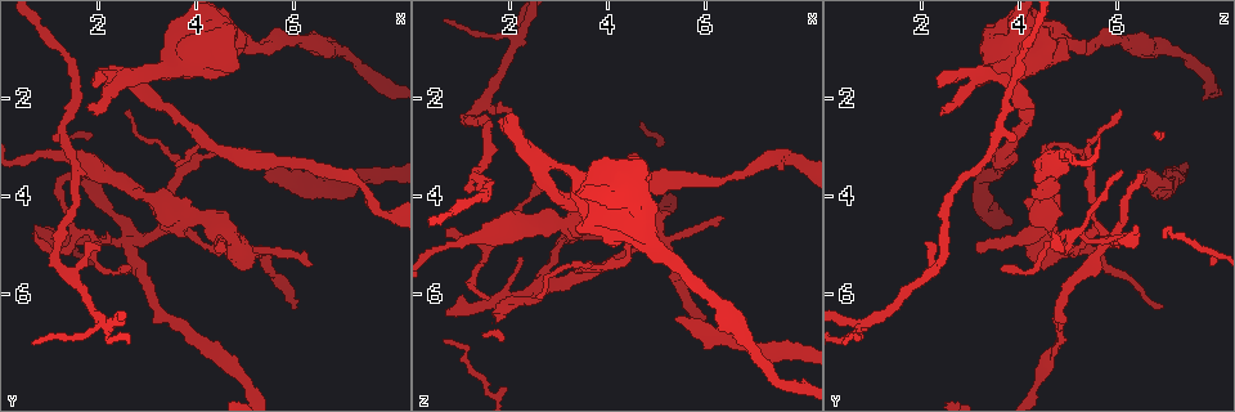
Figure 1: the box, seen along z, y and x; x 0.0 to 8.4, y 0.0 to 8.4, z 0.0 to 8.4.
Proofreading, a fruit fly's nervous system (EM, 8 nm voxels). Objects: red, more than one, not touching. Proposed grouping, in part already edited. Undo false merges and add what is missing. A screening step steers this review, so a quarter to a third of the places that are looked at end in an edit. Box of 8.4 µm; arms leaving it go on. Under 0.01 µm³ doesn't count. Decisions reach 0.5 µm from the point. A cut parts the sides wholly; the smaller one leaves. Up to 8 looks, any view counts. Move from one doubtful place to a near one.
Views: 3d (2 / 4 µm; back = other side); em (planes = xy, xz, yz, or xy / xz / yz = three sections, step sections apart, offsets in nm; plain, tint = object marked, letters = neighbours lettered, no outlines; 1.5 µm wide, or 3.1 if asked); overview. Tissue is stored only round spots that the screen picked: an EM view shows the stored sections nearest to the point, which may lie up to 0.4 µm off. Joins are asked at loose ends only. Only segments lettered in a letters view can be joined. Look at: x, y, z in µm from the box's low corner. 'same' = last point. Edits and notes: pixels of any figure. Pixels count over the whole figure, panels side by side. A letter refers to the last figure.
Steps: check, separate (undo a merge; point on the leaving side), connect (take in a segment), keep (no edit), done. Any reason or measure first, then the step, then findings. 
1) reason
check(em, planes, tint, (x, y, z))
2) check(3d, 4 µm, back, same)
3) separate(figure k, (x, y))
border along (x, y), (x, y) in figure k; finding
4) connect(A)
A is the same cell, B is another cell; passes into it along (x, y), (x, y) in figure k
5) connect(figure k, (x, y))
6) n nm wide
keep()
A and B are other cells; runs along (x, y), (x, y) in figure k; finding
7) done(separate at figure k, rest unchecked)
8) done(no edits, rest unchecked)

abrupt turn
check(em, planes, letters, (4.35, 3.00, 5.00))

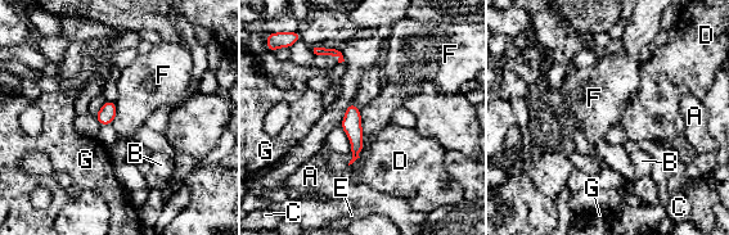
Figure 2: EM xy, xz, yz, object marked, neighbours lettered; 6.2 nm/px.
keep()
A, B, C, D, E, F and G are other cells; border along (359, 112), (364, 132) in figure 2; all the same neuron

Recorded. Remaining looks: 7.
four or more arms meet
check(3d, 4 µm, (2.80, 1.55, 3.30))

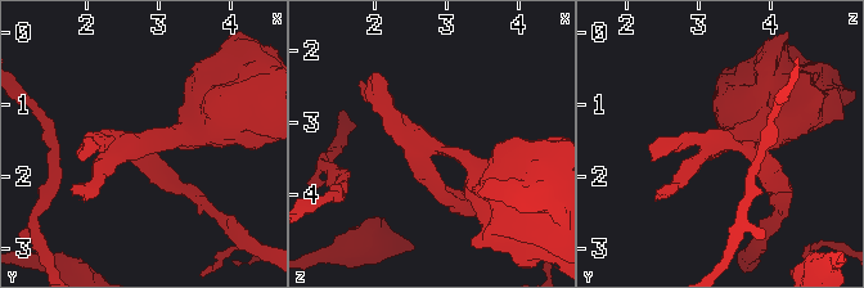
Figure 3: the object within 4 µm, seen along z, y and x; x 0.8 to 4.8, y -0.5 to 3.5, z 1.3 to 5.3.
4 arms; shape alone is not enough
check(em, xz, step 4, tint, (2.80, 1.60, 3.35))

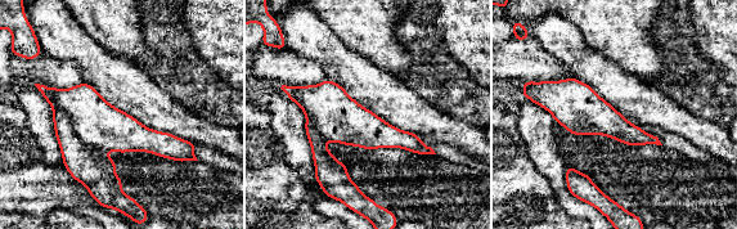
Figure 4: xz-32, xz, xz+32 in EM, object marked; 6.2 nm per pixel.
check(em, yz, step 4, letters, same)

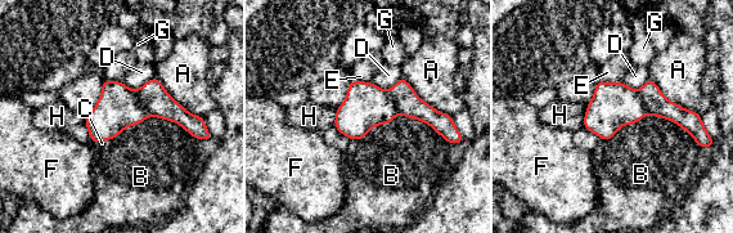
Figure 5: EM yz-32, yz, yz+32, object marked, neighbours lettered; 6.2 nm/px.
separate(figure 5, (158, 103))
A, B, C, D, E, F, G and H are other cells; the part that leaves runs along (650, 83), (650, 92), (701, 142) in figure 5; two neurons meet here

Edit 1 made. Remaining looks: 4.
check(overview)

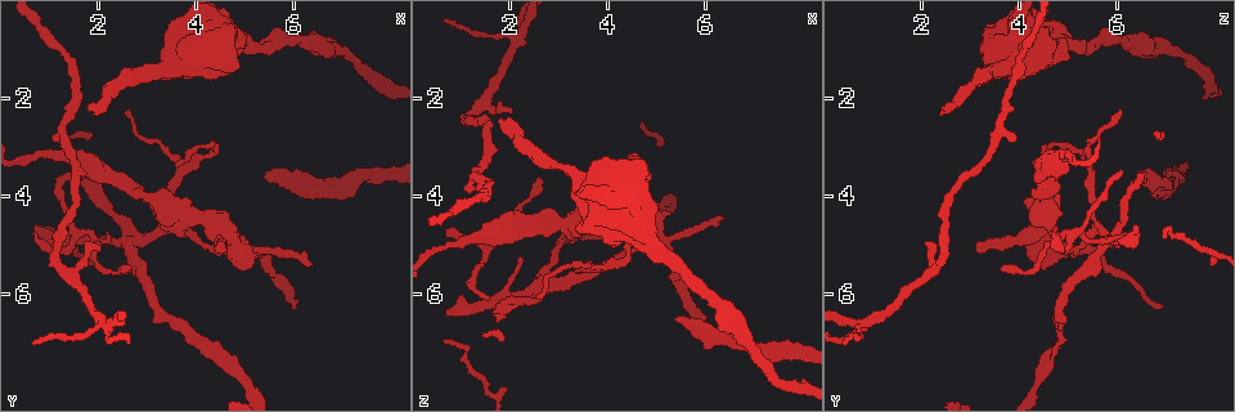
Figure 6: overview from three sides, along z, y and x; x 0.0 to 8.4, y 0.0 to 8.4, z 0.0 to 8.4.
check(3d, 4 µm, (2.70, 4.90, 5.85))

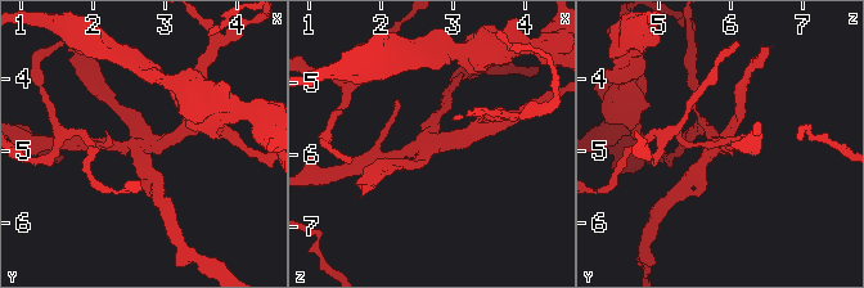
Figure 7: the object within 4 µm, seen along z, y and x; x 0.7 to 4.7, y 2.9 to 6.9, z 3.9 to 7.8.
now the EM
check(em, planes, letters, (2.75, 4.90, 5.80))

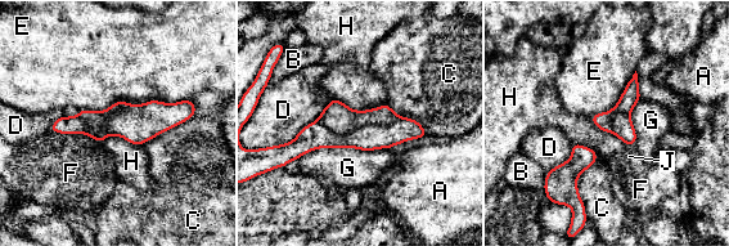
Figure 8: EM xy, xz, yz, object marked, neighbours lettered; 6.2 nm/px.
160 nm wide
separate(figure 8, (340, 119))
A, B, C, D, E, F, G, H and J are other cells; border along (400, 117), (343, 134), (318, 121) in figure 8; two neurons meet here

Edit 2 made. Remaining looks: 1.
done(separate at figure 5, separate at figure 8, rest unchecked)

